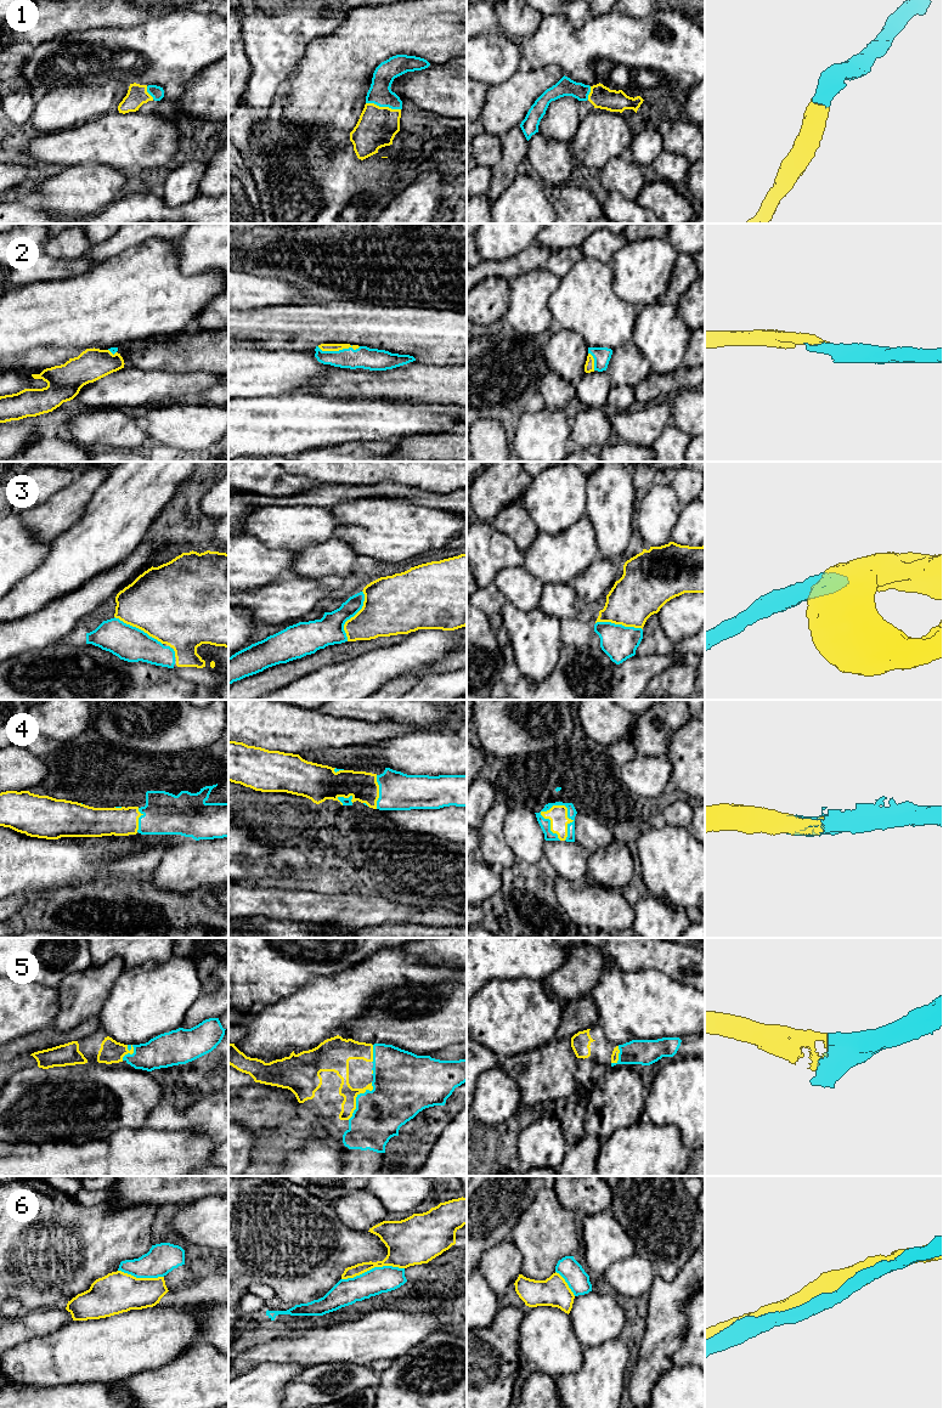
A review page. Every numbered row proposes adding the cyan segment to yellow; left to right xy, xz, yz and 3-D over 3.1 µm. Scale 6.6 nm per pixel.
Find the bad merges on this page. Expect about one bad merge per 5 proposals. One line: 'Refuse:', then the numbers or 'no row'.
Refuse: 6

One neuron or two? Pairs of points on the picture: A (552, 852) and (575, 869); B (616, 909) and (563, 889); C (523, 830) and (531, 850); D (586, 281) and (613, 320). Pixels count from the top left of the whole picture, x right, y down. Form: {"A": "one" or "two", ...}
{"A": "one", "B": "one", "C": "one", "D": "one"}

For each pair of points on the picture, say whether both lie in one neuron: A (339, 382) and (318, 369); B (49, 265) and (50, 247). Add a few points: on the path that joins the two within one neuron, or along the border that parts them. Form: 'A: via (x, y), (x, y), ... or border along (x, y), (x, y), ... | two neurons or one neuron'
A: border along (331, 366), (321, 379), (303, 389) | two neurons
B: border along (43, 250), (51, 256), (78, 259) | two neurons

